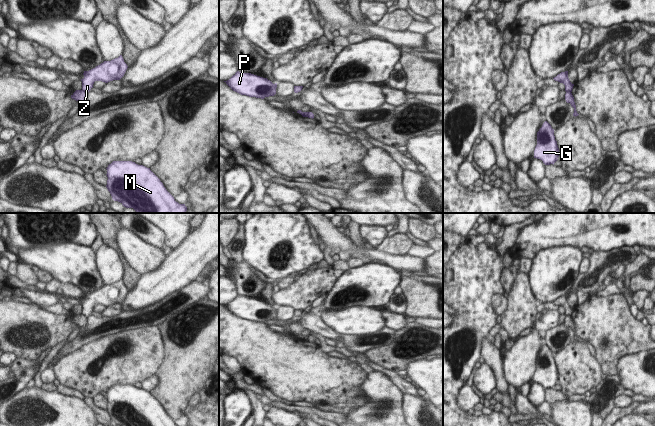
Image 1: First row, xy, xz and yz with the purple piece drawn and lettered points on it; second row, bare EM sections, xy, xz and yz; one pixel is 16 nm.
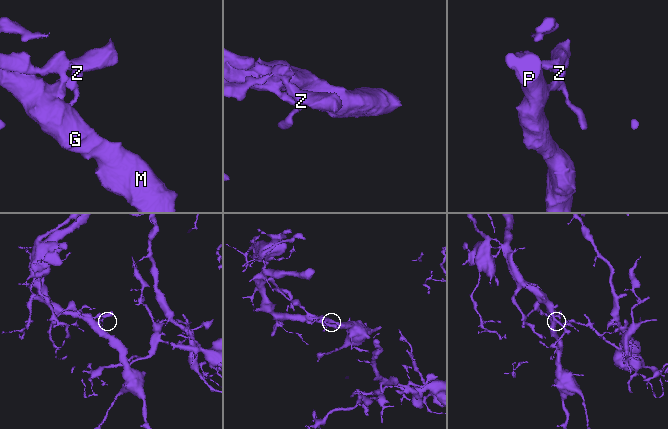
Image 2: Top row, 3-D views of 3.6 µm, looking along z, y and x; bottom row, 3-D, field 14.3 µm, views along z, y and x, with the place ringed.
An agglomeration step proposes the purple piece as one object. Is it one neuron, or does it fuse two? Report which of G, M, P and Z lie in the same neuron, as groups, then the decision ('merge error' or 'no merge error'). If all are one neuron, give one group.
G M P / Z | merge error

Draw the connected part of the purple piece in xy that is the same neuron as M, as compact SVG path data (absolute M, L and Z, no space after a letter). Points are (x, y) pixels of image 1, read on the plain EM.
M113 385L106 393L106 411L114 425L176 426L150 392L132 385Z

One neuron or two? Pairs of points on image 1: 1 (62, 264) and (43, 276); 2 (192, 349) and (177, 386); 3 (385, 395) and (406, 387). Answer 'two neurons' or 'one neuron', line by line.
1: two neurons
2: one neuron
3: two neurons

